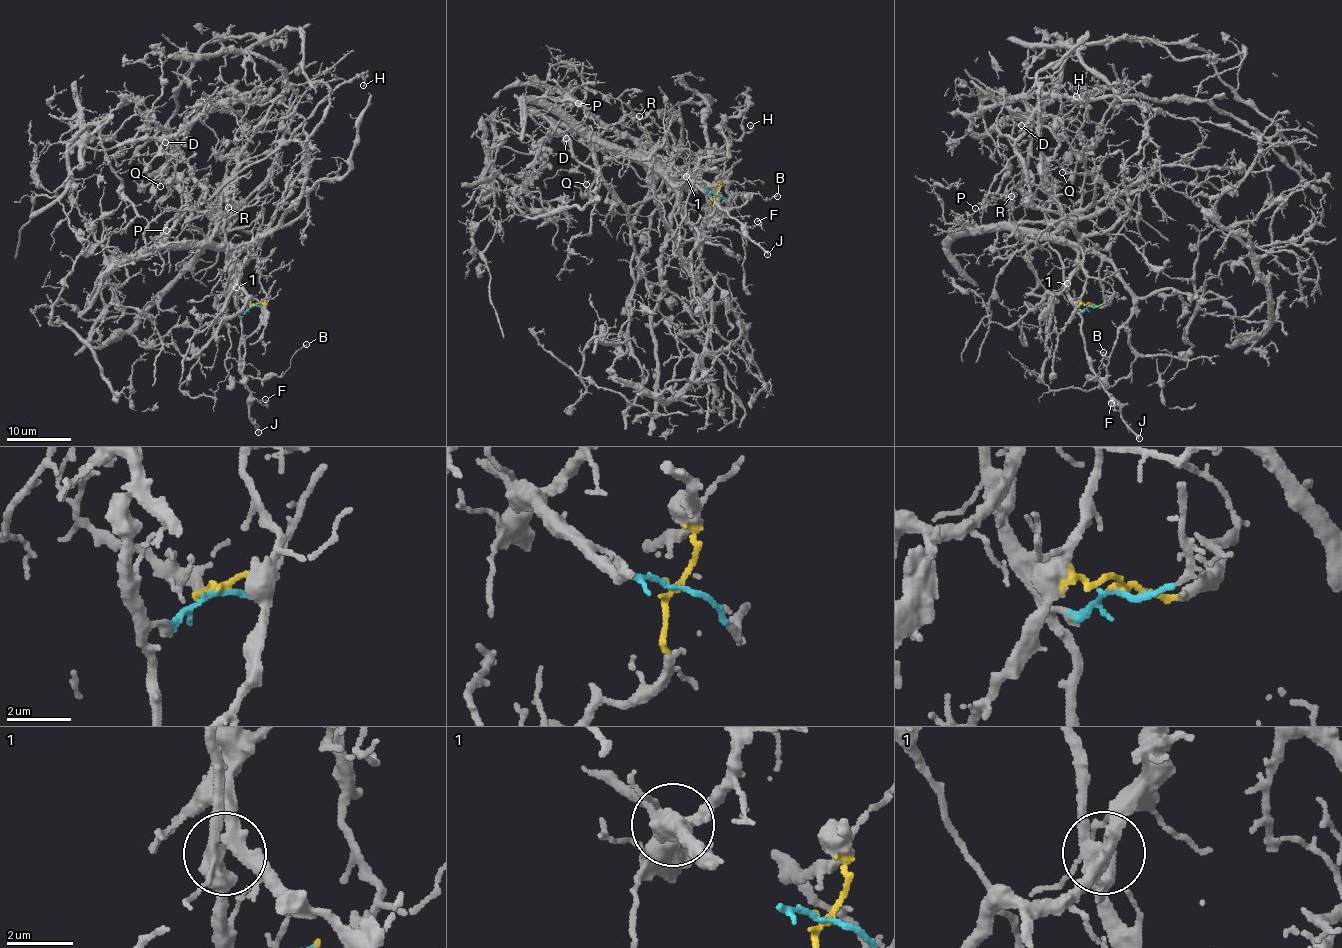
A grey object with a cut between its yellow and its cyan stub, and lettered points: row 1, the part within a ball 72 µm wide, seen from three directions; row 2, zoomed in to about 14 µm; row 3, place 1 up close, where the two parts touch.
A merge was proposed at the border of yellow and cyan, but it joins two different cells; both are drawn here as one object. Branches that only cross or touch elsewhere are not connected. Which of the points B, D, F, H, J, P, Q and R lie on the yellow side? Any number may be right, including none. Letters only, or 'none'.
H, P, R

